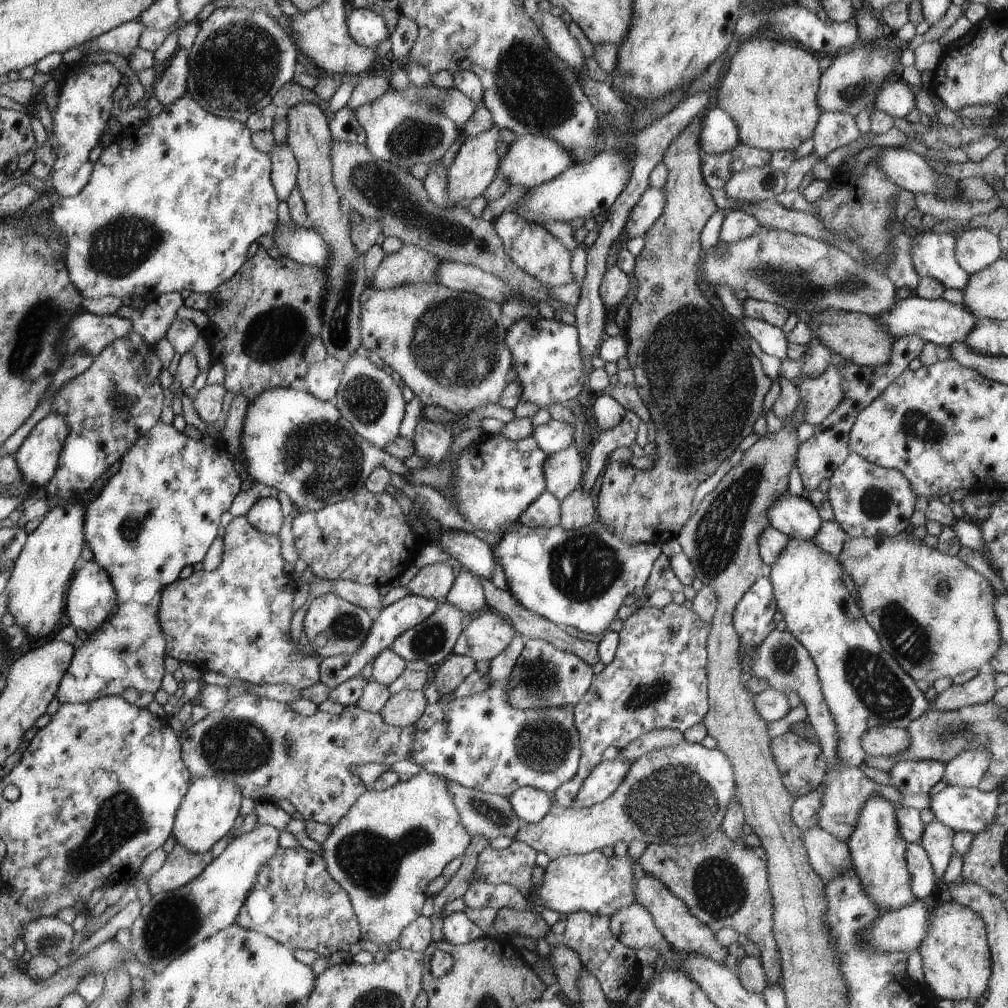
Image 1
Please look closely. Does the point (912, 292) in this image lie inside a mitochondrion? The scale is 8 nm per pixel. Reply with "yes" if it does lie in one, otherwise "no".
no

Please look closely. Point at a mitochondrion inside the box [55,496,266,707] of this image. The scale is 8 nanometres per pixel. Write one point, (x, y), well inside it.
(131, 527)

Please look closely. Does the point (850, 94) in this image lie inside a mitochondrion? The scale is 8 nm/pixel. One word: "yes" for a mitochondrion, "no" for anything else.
yes

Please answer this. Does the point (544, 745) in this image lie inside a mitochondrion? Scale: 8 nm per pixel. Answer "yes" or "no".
yes

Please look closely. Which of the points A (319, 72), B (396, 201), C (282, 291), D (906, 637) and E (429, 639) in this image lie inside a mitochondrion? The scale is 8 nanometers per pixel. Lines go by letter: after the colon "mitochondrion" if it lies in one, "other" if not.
A: other
B: mitochondrion
C: other
D: mitochondrion
E: mitochondrion

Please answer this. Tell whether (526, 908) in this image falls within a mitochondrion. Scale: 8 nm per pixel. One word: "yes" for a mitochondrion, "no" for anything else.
no

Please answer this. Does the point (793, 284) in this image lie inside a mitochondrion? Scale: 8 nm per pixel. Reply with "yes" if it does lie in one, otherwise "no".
yes

